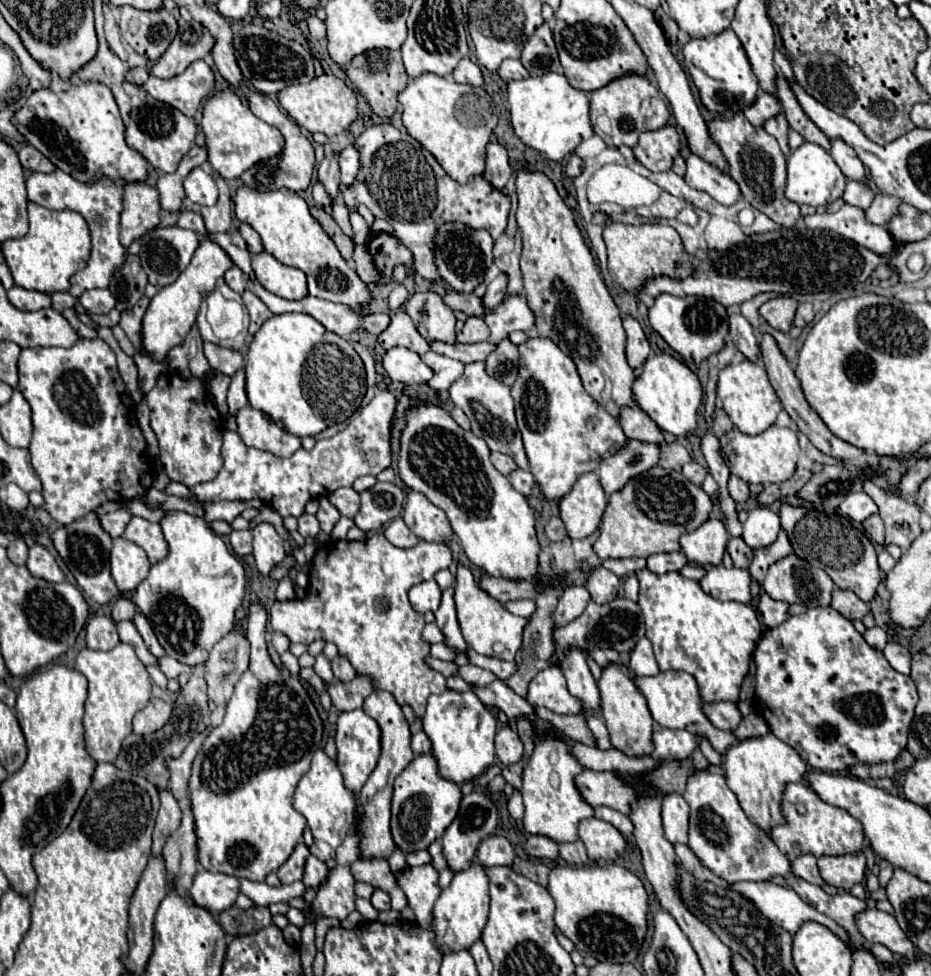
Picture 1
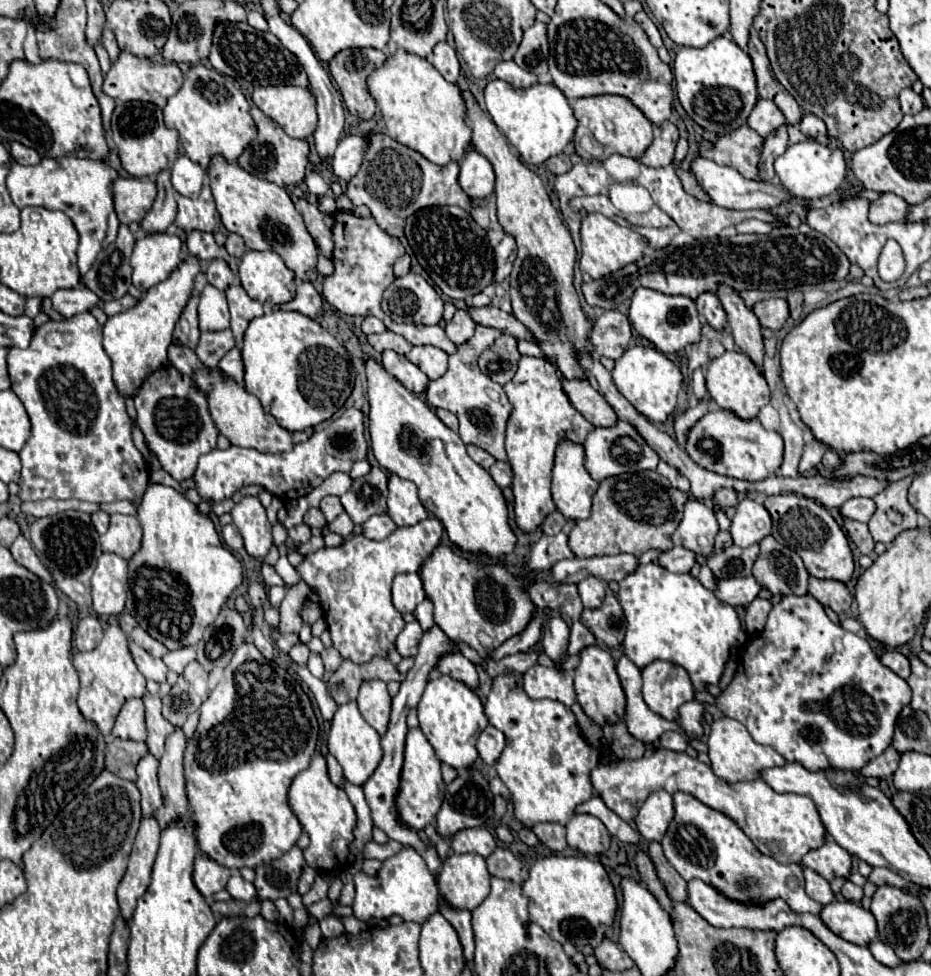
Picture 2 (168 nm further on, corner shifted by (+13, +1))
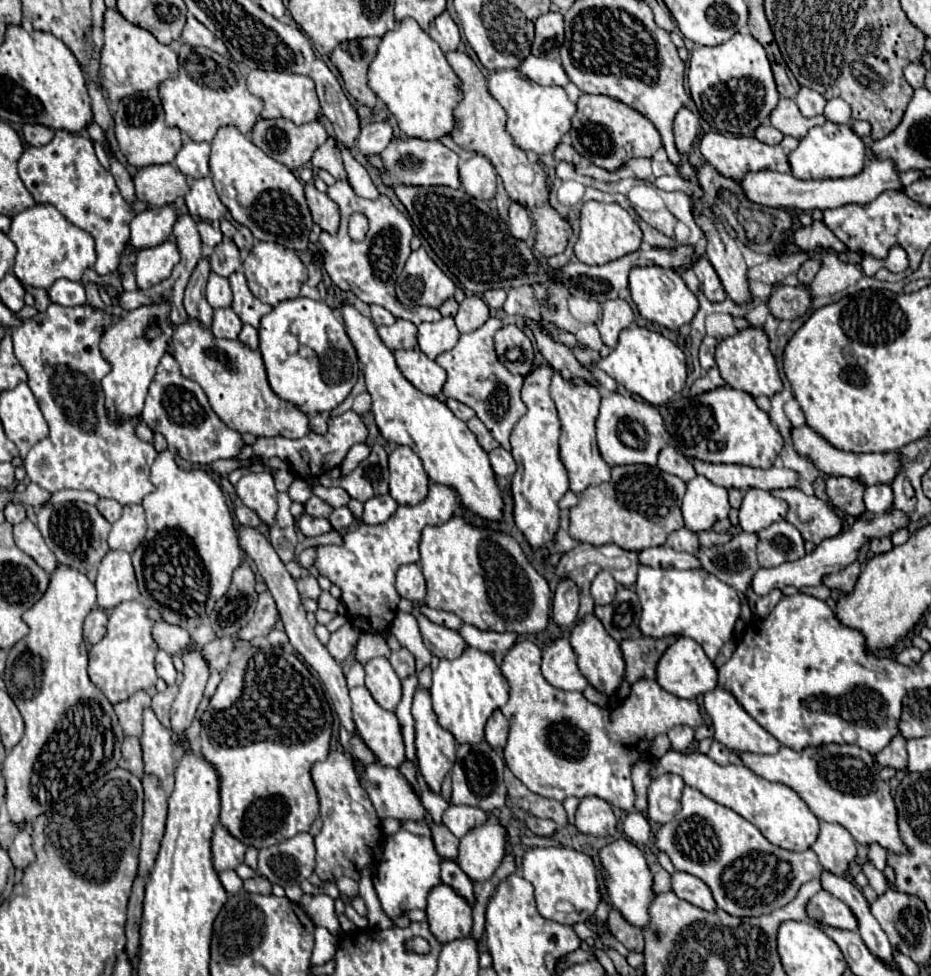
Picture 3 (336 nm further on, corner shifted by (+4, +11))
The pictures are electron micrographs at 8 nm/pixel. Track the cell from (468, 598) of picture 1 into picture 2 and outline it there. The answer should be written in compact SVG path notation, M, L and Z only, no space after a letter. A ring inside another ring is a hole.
M438 545L434 549L434 553L430 555L430 559L422 565L422 581L424 581L426 595L434 603L434 621L436 621L436 625L452 641L466 643L468 647L476 649L480 655L484 655L484 649L490 652L496 647L500 647L512 635L520 633L528 625L528 621L532 617L532 611L534 611L534 605L532 605L532 601L528 597L524 581L510 575L504 567L500 567L500 565L496 565L492 561L484 563L484 565L478 565L474 561L468 561L468 559L456 555L450 547L444 547L444 545ZM478 633L486 634L486 637L482 637L483 641L480 643L478 643ZM493 645L494 649L492 649Z

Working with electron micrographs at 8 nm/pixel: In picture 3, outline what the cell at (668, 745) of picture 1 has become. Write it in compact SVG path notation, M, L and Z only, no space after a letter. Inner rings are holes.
M677 725L667 735L669 735L671 747L675 751L685 751L693 743L693 729L687 727L687 725Z

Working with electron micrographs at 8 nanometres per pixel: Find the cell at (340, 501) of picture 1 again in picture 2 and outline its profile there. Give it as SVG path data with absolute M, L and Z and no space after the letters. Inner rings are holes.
M326 495L320 501L320 509L322 509L322 513L324 513L324 517L326 517L328 523L332 523L340 513L344 513L344 507L340 503L340 497L336 497L336 495Z

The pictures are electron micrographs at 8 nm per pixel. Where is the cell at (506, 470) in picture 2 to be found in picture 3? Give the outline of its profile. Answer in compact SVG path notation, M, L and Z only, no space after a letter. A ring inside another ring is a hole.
M497 447L497 449L489 451L487 455L489 455L489 461L491 461L491 467L493 467L495 475L509 477L509 475L513 475L513 473L515 473L517 463L513 461L511 453L509 453L509 451L505 451L503 447Z

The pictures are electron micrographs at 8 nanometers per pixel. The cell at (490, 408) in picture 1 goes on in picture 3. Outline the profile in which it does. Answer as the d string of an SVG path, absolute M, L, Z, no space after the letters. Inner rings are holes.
M491 317L485 325L471 333L463 333L459 343L441 355L435 357L435 363L441 365L447 371L447 381L443 387L445 397L453 397L471 409L475 409L477 417L485 423L489 433L505 447L511 451L509 445L509 435L513 431L513 425L525 415L525 403L521 401L521 387L523 387L523 375L513 375L501 361L497 359L495 345L493 345L493 335L503 327L501 319Z

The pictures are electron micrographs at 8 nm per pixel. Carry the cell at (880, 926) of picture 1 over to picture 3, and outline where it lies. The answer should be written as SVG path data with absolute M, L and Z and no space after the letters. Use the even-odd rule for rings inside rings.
M827 891L815 893L809 899L805 913L807 913L809 921L817 927L829 925L835 929L851 929L851 931L857 929L857 919L849 911L849 907L845 903L841 903L839 899L835 899L833 895L829 895Z

